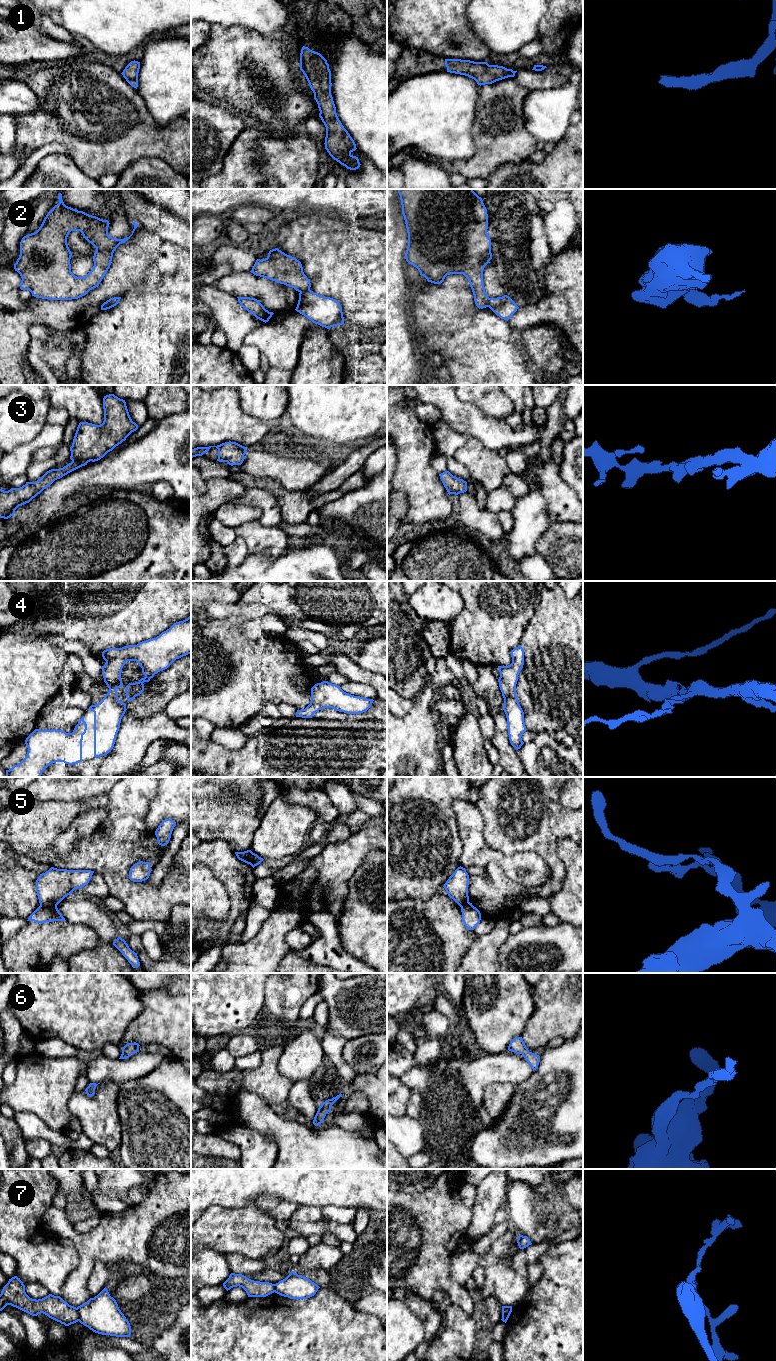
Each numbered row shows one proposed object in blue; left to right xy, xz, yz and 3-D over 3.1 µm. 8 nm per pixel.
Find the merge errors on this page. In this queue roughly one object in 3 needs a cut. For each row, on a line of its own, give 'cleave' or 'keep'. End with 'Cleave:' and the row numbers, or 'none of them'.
1: keep
2: cleave
3: keep
4: keep
5: cleave
6: keep
7: cleave
Cleave: 2, 5, 7

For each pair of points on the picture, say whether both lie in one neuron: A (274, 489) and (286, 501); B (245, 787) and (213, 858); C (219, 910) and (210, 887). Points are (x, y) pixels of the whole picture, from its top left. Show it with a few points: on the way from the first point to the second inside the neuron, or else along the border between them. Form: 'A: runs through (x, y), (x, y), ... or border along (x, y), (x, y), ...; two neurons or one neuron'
A: runs through (277, 492), (283, 498); one neuron
B: border along (201, 840), (222, 839), (234, 852); two neurons
C: runs through (213, 904), (210, 893); one neuron

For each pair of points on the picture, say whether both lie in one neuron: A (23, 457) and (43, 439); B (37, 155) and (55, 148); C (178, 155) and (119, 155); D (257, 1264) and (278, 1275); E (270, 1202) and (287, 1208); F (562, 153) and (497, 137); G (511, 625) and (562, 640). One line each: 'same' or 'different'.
A: same
B: same
C: same
D: different
E: same
F: different
G: different

